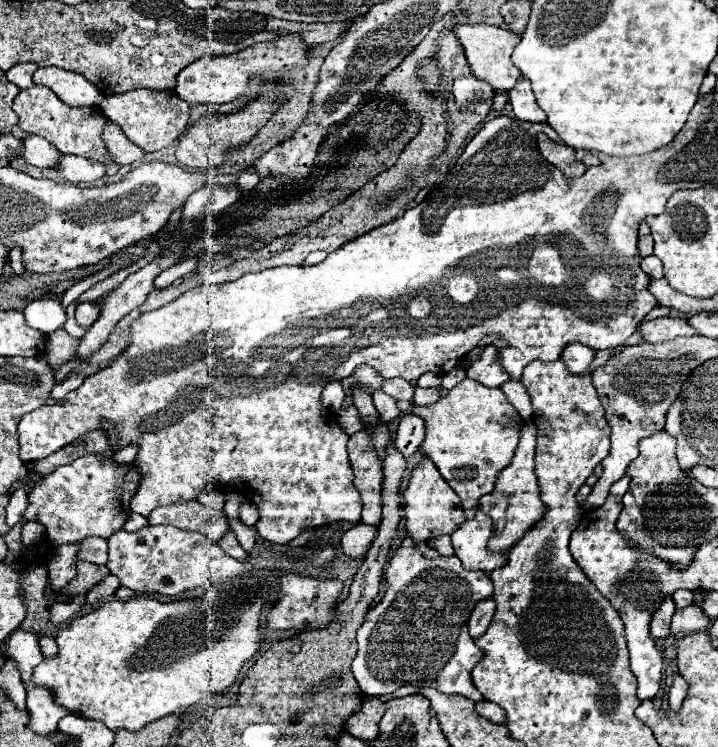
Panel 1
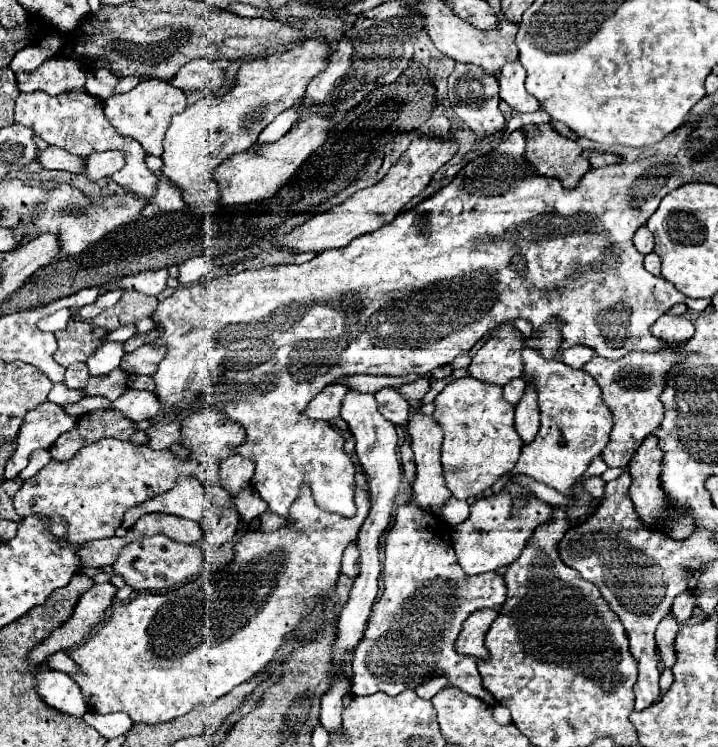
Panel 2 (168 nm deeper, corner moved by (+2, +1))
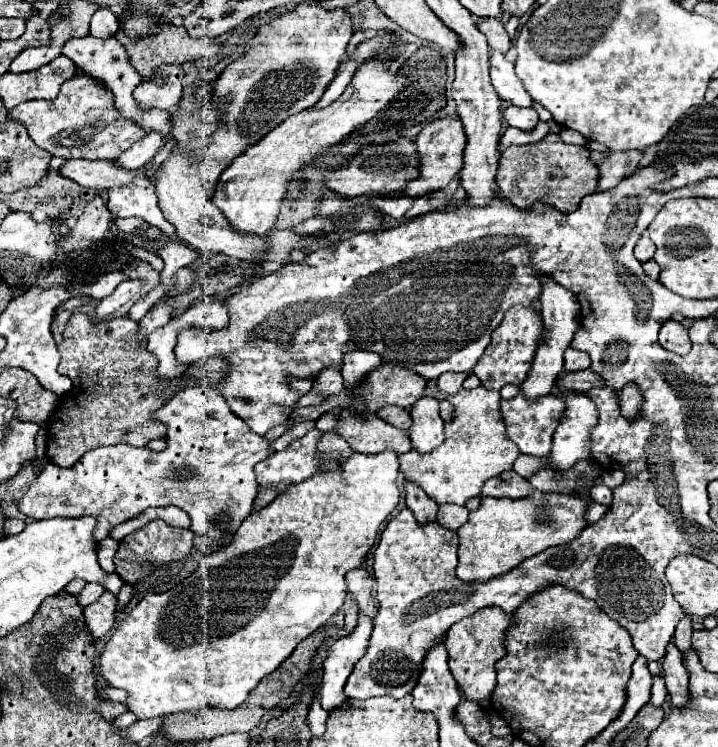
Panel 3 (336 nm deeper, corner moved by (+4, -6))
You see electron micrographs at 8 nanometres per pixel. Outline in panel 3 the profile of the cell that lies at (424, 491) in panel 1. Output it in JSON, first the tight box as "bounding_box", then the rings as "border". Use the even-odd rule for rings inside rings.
{"bounding_box":[410,394,444,452],"border":[[[424,394],[410,410],[412,414],[412,428],[410,428],[410,440],[412,440],[412,448],[416,448],[418,452],[430,452],[436,446],[440,446],[444,442],[444,420],[440,418],[440,400],[434,394]]]}

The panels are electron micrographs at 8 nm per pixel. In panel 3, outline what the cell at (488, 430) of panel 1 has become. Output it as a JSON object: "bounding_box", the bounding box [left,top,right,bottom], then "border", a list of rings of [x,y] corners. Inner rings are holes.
{"bounding_box":[398,386,520,506],"border":[[[478,386],[474,390],[460,390],[450,396],[454,406],[454,420],[446,424],[446,440],[430,454],[420,454],[415,449],[398,456],[399,469],[408,482],[420,486],[438,504],[464,506],[466,500],[480,496],[488,478],[512,470],[514,460],[520,456],[514,442],[506,438],[506,426],[500,416],[500,392]]]}

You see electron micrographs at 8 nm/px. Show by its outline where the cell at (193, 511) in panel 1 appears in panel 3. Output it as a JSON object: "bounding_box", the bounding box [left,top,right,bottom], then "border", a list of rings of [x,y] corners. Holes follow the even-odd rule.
{"bounding_box":[114,520,194,584],"border":[[[152,520],[144,528],[128,534],[120,542],[120,548],[118,548],[116,558],[114,558],[114,562],[116,562],[116,574],[124,582],[128,582],[128,584],[136,584],[142,578],[142,574],[146,572],[146,564],[164,566],[164,564],[170,564],[170,562],[186,558],[190,554],[190,550],[192,550],[192,538],[194,538],[192,530],[172,528],[164,520]],[[134,564],[144,564],[144,566],[134,566]]]}

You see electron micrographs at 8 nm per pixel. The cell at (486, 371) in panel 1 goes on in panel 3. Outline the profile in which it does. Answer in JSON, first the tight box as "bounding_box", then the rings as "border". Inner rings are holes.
{"bounding_box":[474,306,542,390],"border":[[[512,306],[506,314],[500,326],[492,332],[490,346],[482,354],[482,358],[474,366],[474,374],[480,378],[482,386],[488,390],[500,390],[506,384],[520,386],[532,366],[538,342],[542,340],[542,314],[532,306]]]}

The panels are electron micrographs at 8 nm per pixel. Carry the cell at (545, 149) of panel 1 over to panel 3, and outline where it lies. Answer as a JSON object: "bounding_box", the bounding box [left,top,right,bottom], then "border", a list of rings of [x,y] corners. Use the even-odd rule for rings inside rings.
{"bounding_box":[496,132,598,214],"border":[[[550,132],[546,138],[534,144],[506,148],[502,152],[496,180],[502,198],[520,210],[528,210],[540,200],[542,204],[568,214],[580,206],[580,200],[586,194],[594,194],[598,190],[598,178],[598,166],[590,160],[590,152],[586,146],[564,144],[558,134]]]}

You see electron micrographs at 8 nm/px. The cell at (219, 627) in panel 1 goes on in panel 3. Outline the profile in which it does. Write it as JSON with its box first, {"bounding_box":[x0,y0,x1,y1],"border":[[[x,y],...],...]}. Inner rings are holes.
{"bounding_box":[100,450,400,718],"border":[[[382,450],[378,454],[352,454],[346,462],[340,464],[340,470],[324,472],[324,474],[314,474],[304,482],[298,482],[294,486],[286,488],[286,494],[280,494],[274,502],[264,506],[262,510],[252,510],[250,516],[242,522],[242,526],[234,532],[232,542],[214,552],[214,568],[202,566],[198,572],[190,574],[184,578],[180,584],[174,588],[160,592],[160,594],[146,594],[134,608],[132,614],[118,626],[118,630],[108,638],[102,654],[100,654],[100,674],[108,680],[110,686],[122,688],[130,694],[128,698],[128,710],[134,712],[138,718],[154,718],[162,714],[176,714],[176,712],[186,712],[186,710],[200,710],[206,706],[218,706],[218,708],[238,708],[258,686],[258,682],[274,672],[292,652],[294,648],[308,638],[314,630],[324,626],[332,614],[344,604],[346,598],[346,580],[344,576],[358,568],[370,548],[374,546],[376,534],[380,524],[390,516],[390,512],[398,506],[400,500],[400,488],[396,484],[398,476],[398,454],[394,450]]]}

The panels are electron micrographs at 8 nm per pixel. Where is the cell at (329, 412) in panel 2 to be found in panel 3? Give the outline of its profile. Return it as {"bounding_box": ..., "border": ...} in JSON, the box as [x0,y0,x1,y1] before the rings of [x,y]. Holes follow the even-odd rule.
{"bounding_box":[20,386,314,540],"border":[[[188,386],[182,392],[178,392],[170,402],[166,402],[156,414],[160,422],[168,426],[166,442],[168,446],[162,452],[152,452],[150,448],[132,448],[132,446],[106,446],[106,448],[94,448],[84,458],[80,458],[72,468],[60,468],[54,464],[48,464],[30,486],[28,494],[20,500],[20,512],[24,512],[30,518],[42,520],[42,518],[56,518],[56,516],[94,516],[98,520],[98,526],[94,530],[96,540],[108,536],[110,528],[130,520],[138,514],[142,514],[150,506],[178,506],[184,512],[188,512],[192,520],[192,530],[196,534],[208,536],[210,540],[222,540],[230,538],[234,530],[246,520],[246,516],[252,512],[254,498],[258,494],[258,482],[254,476],[254,464],[262,462],[266,456],[270,456],[276,450],[286,450],[292,440],[302,438],[306,432],[314,428],[314,422],[302,422],[294,424],[286,434],[276,438],[274,442],[268,442],[264,436],[254,434],[244,420],[232,414],[228,408],[224,396],[214,386]]]}

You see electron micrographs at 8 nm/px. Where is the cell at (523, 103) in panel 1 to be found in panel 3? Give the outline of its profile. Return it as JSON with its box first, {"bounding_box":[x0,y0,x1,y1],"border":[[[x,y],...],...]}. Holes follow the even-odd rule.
{"bounding_box":[490,52,532,108],"border":[[[502,52],[490,54],[490,78],[492,78],[492,86],[496,88],[502,100],[508,100],[514,106],[522,106],[522,108],[532,106],[532,98],[526,92],[520,78],[514,74],[514,62],[510,62],[506,54]]]}

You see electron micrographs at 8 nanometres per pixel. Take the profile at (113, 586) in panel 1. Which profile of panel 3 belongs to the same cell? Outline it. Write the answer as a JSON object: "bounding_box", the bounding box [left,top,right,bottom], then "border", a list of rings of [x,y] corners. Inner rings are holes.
{"bounding_box":[84,592,116,638],"border":[[[104,592],[94,604],[84,608],[84,618],[90,634],[94,638],[104,638],[114,626],[116,616],[116,596],[112,592]]]}

